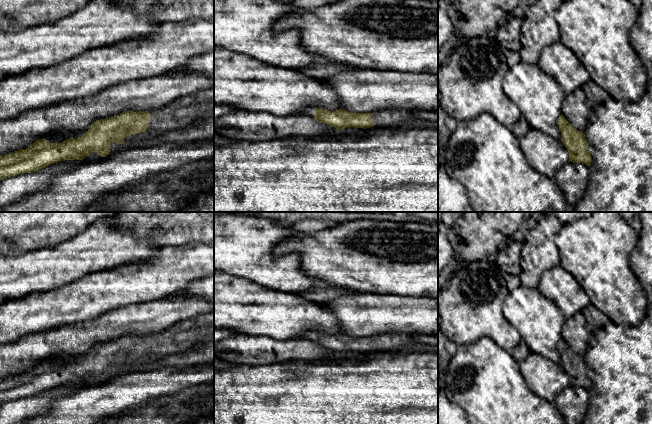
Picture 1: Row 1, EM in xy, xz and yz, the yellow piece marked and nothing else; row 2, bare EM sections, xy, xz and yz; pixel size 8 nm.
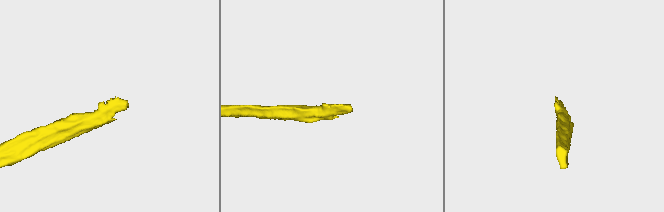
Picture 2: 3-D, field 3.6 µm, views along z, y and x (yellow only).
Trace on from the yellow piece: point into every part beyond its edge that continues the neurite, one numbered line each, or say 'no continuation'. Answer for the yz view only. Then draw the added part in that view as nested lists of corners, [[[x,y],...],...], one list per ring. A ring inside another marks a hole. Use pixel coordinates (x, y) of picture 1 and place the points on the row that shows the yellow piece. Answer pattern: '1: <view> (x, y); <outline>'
no continuation

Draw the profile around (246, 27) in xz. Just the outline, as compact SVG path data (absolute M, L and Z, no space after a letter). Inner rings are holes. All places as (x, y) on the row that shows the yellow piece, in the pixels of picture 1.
M214 0L214 46L280 68L300 69L313 63L327 62L326 59L304 50L298 30L274 32L275 24L283 16L299 9L280 0Z

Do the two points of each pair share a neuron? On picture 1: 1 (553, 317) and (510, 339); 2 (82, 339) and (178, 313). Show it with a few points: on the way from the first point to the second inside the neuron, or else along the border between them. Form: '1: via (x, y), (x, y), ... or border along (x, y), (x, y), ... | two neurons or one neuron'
1: border along (504, 316), (517, 331), (521, 339) | two neurons
2: via (106, 327), (127, 319), (154, 316) | one neuron

